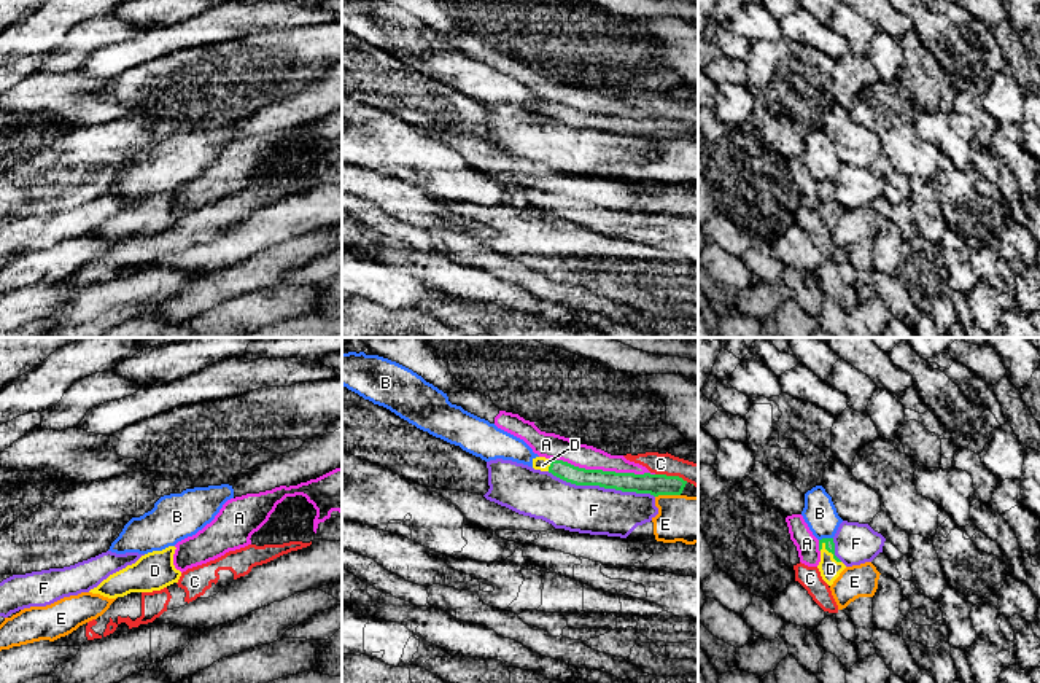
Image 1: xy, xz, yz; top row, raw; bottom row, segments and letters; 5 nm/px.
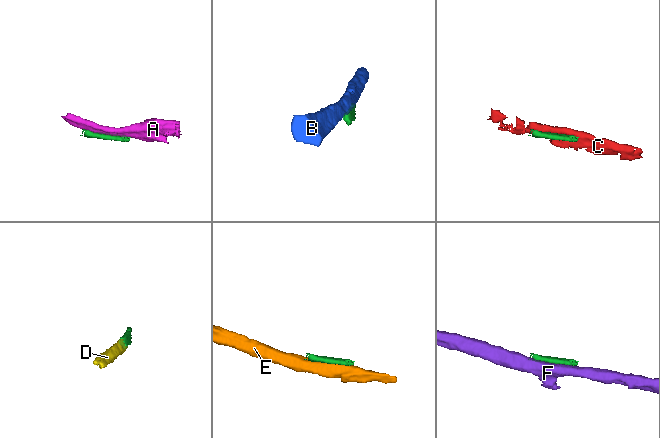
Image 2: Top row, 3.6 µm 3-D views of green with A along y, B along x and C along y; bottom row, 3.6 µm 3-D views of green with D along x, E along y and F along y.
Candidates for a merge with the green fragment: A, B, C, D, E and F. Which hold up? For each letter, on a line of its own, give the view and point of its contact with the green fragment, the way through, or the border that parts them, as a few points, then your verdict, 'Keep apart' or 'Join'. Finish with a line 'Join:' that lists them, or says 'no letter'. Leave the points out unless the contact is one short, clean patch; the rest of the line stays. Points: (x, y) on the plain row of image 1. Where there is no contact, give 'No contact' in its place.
A: Touches green at xz (601, 113). Keep apart
B: Touches green at yz (826, 182). Keep apart
C: Touches green at xz (671, 120). Keep apart
D: Touches green at yz (830, 195). Path across: yz (829, 185), (830, 195), (829, 210). Join
E: Touches green at xz (667, 137). Keep apart
F: Touches green at xz (601, 129). Keep apart
Join: D

